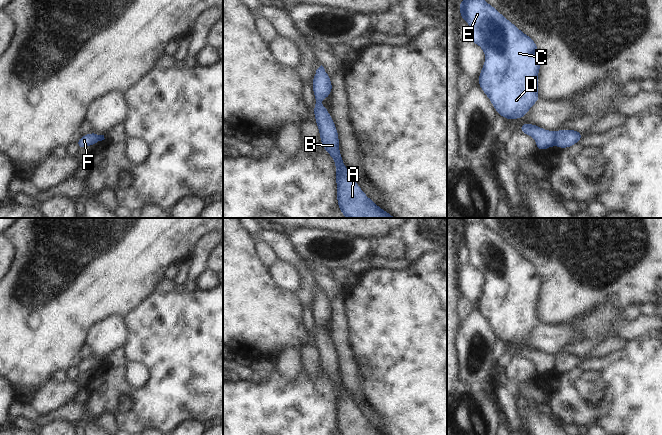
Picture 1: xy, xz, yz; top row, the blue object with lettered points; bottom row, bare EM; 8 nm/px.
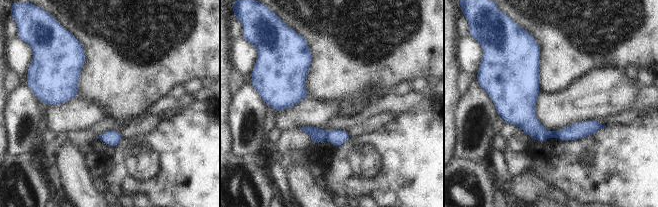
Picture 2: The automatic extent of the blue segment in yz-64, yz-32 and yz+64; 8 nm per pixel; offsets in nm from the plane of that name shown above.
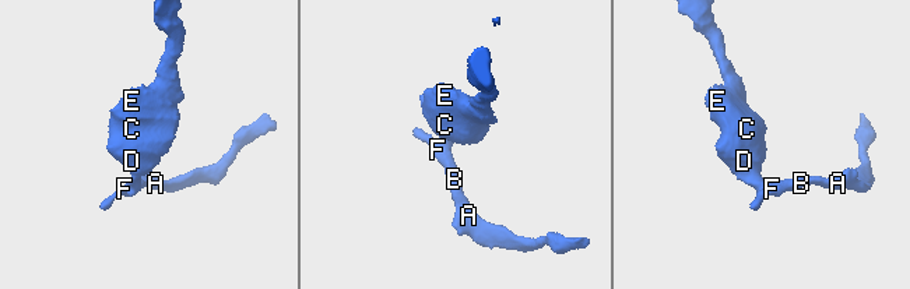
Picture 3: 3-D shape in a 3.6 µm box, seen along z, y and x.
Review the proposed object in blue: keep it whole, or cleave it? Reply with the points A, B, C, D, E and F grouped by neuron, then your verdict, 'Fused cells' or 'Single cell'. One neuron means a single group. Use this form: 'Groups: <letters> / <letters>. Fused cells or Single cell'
Groups: A B F / C D E. Fused cells

